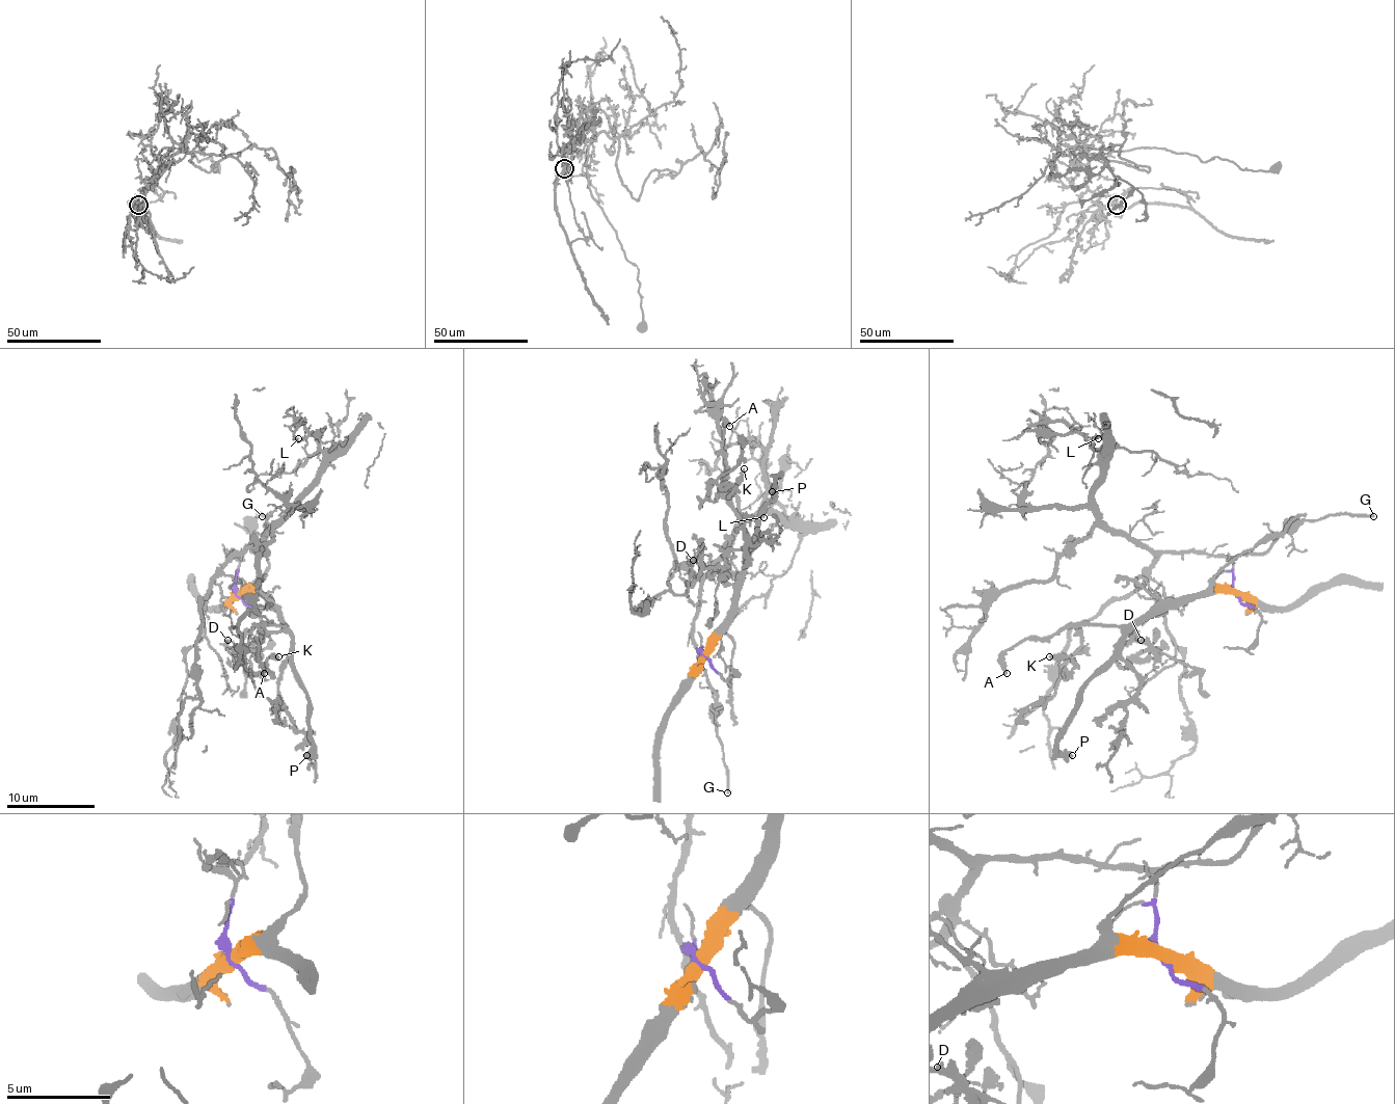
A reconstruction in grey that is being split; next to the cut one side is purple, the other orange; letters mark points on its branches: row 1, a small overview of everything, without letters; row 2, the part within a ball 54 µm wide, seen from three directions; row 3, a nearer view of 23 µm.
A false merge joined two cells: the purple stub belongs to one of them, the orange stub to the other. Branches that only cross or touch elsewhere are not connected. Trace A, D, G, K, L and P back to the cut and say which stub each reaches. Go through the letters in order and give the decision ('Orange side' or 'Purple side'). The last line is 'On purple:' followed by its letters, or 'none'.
A: Orange side
D: Orange side
G: Purple side
K: Orange side
L: Purple side
P: Orange side
On purple: G, L

